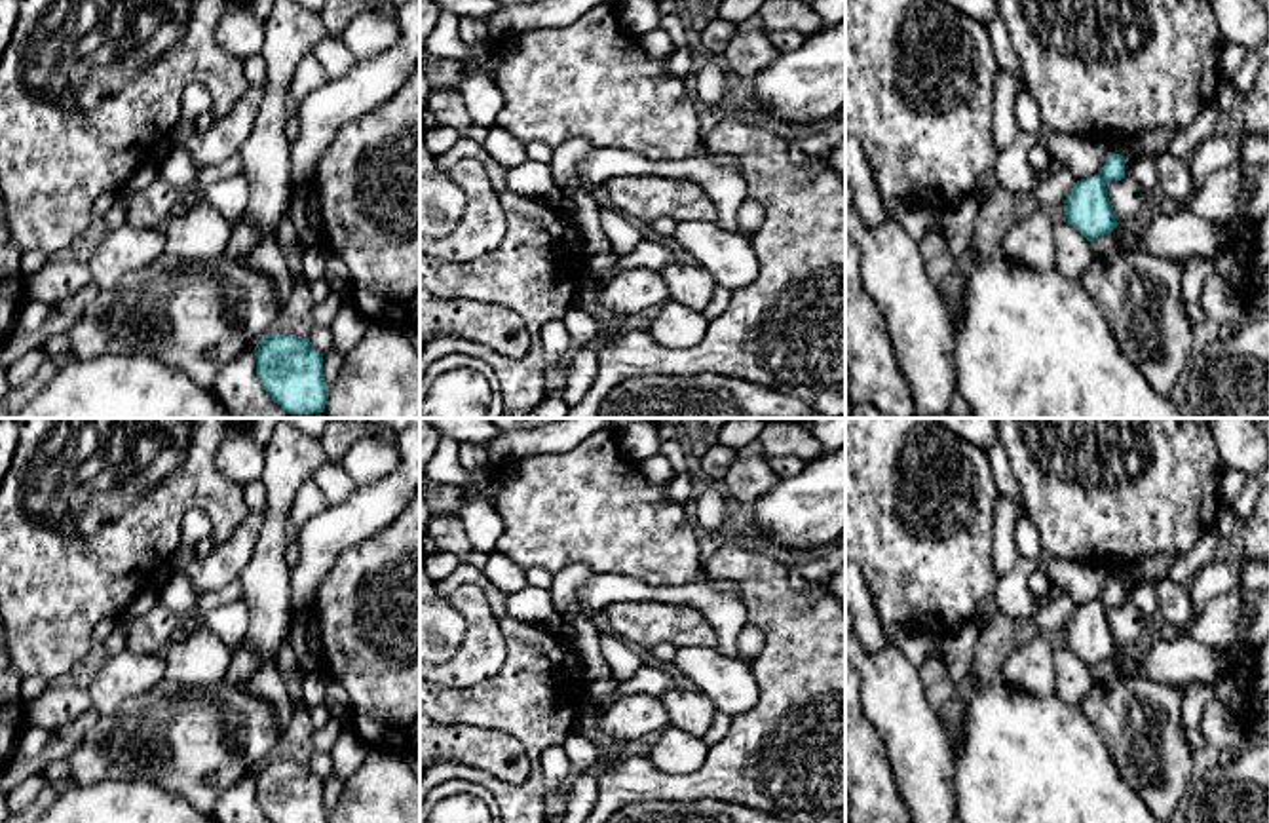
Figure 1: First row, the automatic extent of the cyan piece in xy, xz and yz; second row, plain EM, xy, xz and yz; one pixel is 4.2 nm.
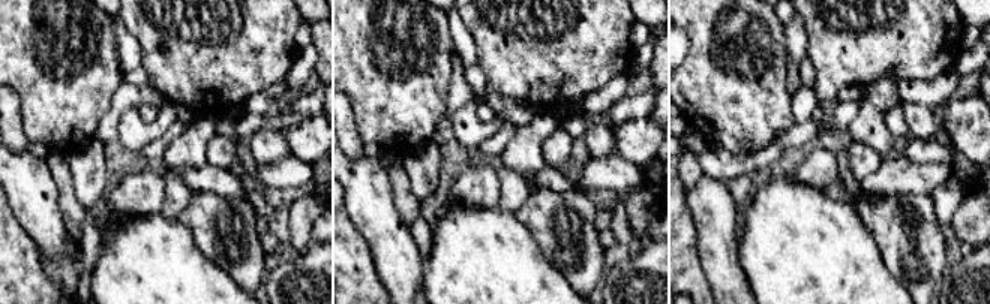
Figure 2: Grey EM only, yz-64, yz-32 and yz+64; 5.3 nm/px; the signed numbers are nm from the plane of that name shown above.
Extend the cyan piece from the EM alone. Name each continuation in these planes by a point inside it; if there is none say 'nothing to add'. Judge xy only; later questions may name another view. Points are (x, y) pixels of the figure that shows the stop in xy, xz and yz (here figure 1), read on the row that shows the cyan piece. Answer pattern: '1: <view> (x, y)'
nothing to add

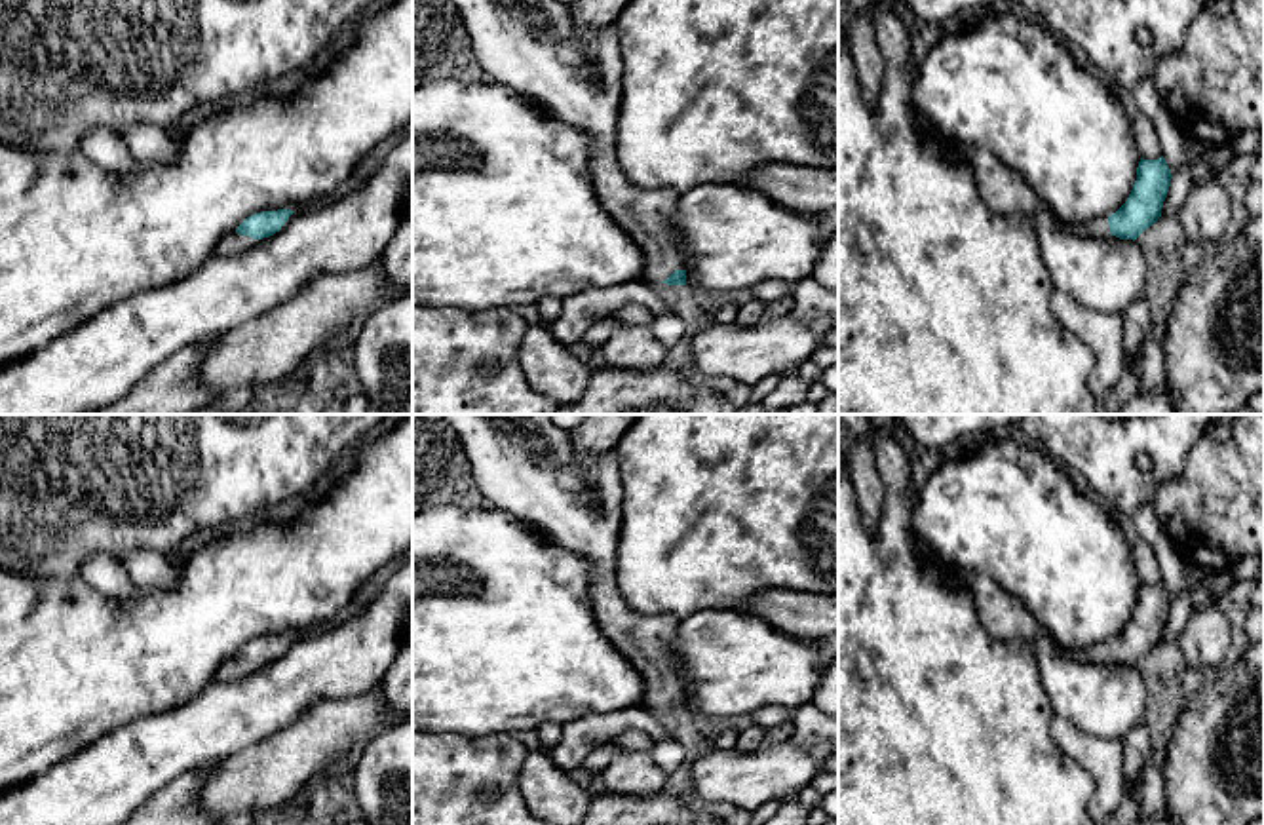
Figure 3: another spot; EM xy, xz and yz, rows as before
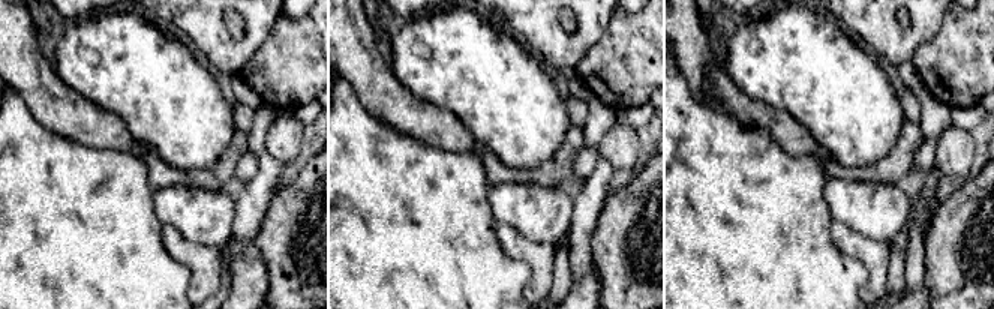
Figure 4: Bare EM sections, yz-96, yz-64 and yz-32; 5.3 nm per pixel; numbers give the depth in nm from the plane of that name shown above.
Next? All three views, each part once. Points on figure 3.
1: xy (230, 244)

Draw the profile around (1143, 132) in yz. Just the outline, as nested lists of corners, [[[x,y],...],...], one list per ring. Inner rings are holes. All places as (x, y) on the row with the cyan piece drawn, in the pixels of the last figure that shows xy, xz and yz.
[[[1140,112],[1131,120],[1131,137],[1137,143],[1140,158],[1158,160],[1163,156],[1154,124]]]

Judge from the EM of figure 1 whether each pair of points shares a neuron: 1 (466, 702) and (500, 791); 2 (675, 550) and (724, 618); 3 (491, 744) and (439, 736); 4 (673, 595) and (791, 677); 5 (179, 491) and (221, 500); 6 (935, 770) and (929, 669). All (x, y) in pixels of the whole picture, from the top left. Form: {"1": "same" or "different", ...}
{"1": "same", "2": "different", "3": "same", "4": "different", "5": "same", "6": "different"}

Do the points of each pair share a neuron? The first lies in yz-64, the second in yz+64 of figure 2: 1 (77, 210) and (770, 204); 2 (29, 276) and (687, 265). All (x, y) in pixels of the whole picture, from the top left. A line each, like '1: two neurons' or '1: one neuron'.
1: two neurons
2: one neuron

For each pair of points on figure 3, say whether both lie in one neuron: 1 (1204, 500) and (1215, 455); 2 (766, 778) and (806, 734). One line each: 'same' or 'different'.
1: same
2: different

